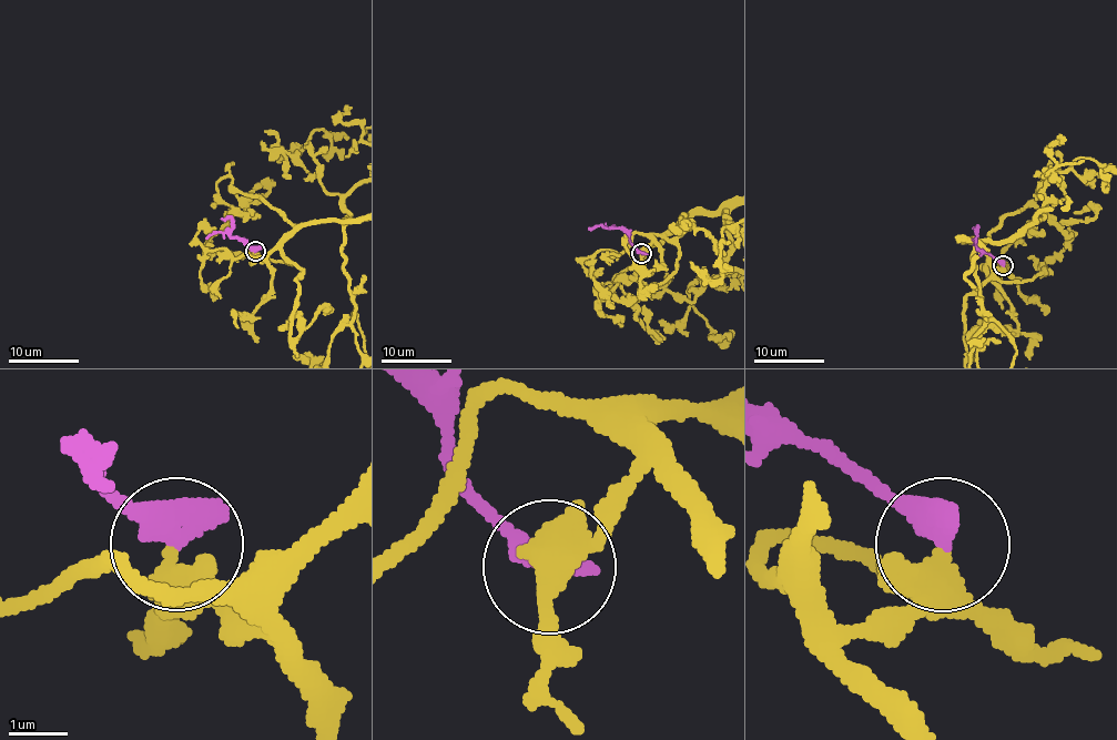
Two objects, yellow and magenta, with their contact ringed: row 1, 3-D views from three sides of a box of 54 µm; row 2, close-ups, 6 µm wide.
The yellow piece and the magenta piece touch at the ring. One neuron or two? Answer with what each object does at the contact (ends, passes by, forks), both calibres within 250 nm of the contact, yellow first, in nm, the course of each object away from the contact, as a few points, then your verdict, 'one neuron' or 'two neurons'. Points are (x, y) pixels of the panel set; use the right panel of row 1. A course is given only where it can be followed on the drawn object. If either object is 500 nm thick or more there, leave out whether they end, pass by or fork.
yellow forks; magenta ends; calibres 320 and 480 nm; course magenta (1003, 265), (975, 244); two neurons

